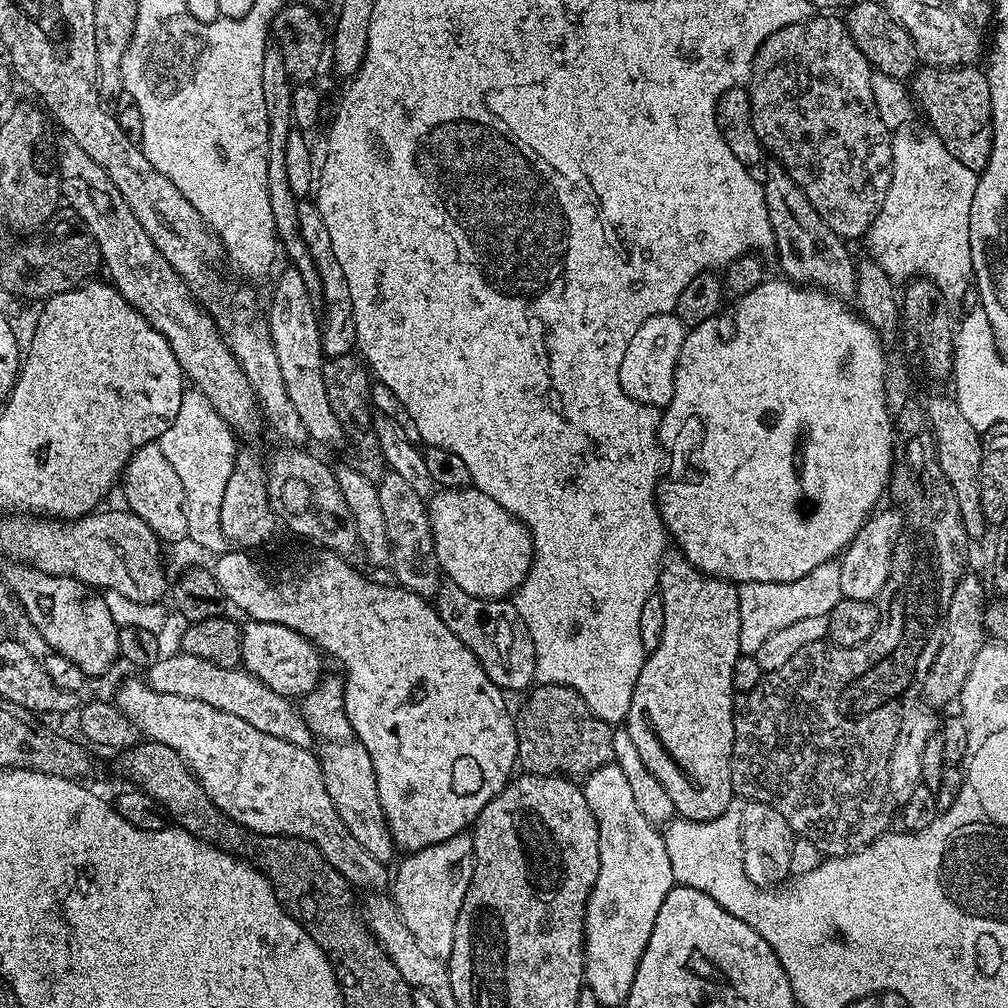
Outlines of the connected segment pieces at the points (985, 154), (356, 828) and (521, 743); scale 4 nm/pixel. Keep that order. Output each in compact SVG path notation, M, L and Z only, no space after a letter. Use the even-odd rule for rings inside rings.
M924 66L911 77L910 96L928 115L927 127L970 170L977 174L984 171L992 149L992 107L990 106L990 82L976 66L937 68Z
M355 739L324 742L319 746L321 748L320 752L318 751L318 759L326 782L326 794L330 794L330 802L334 802L338 810L338 818L346 822L346 830L354 834L354 839L373 858L378 858L378 862L385 866L391 865L392 855L397 855L398 849L392 840L388 819L384 817L382 802L378 798L374 762L370 762L370 754L366 754L366 746L362 746Z
M537 683L524 698L524 705L520 713L515 713L514 719L516 758L525 773L587 778L594 770L613 763L613 725L594 715L590 706L586 706L584 699L573 688Z

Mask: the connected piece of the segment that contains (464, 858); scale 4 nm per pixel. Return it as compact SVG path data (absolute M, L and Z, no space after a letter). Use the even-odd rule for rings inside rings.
M461 834L446 838L434 846L426 846L417 852L407 853L400 865L394 868L390 880L390 895L396 904L406 930L418 938L418 942L430 954L446 958L454 946L454 926L458 922L458 910L466 898L466 890L472 877L472 838Z

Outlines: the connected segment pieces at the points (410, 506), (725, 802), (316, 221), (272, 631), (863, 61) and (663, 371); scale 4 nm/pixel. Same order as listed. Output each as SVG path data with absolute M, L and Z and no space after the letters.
M385 471L376 484L378 502L382 502L382 515L386 518L386 538L390 542L390 569L396 575L395 583L409 592L425 598L435 597L440 591L442 573L436 562L432 522L428 519L425 497L416 493L414 486L402 474Z
M683 558L665 559L659 565L660 588L659 596L662 598L662 610L666 614L666 626L662 626L662 642L653 652L644 657L642 674L638 674L638 682L634 686L634 698L630 702L626 727L630 739L638 749L638 755L642 762L646 762L646 770L666 786L666 794L670 794L670 802L674 802L677 813L685 820L713 820L718 818L734 802L732 790L732 747L734 746L734 718L732 717L732 706L734 703L734 689L732 687L732 675L734 674L734 662L741 656L740 651L740 611L738 610L739 587L731 580L720 580L716 576L708 576L699 572L689 560Z
M304 198L298 203L298 222L300 236L312 252L317 265L329 264L329 268L321 267L320 278L323 288L322 301L322 327L320 330L320 345L324 347L325 357L347 356L356 348L356 331L354 330L354 318L352 317L352 303L350 302L350 290L346 286L346 278L342 270L335 265L334 250L330 246L330 233L327 232L322 216L317 210L315 201Z
M252 620L248 625L243 625L240 637L244 671L270 686L270 690L289 698L303 698L320 681L320 649L290 626L265 620Z
M816 14L803 20L801 24L791 24L766 38L766 42L760 44L756 56L752 60L752 75L747 85L748 97L752 99L752 117L754 118L754 134L758 134L765 153L770 154L771 159L776 160L794 178L794 182L810 198L810 206L818 210L822 222L830 226L830 230L837 232L839 236L851 238L851 236L863 237L868 227L874 222L874 218L882 210L882 202L886 202L886 190L890 190L890 182L894 179L894 165L892 162L892 137L893 133L882 122L882 114L878 114L878 106L874 102L872 90L872 73L874 71L868 59L858 50L858 46L850 38L848 25L836 14Z
M671 312L646 318L646 322L634 330L634 338L630 338L626 354L622 354L620 367L620 385L630 398L661 410L668 407L670 398L674 398L674 374L685 331L684 323Z

